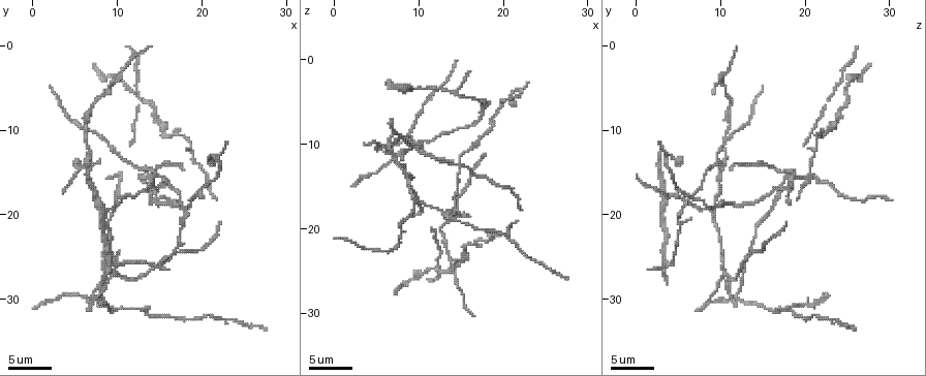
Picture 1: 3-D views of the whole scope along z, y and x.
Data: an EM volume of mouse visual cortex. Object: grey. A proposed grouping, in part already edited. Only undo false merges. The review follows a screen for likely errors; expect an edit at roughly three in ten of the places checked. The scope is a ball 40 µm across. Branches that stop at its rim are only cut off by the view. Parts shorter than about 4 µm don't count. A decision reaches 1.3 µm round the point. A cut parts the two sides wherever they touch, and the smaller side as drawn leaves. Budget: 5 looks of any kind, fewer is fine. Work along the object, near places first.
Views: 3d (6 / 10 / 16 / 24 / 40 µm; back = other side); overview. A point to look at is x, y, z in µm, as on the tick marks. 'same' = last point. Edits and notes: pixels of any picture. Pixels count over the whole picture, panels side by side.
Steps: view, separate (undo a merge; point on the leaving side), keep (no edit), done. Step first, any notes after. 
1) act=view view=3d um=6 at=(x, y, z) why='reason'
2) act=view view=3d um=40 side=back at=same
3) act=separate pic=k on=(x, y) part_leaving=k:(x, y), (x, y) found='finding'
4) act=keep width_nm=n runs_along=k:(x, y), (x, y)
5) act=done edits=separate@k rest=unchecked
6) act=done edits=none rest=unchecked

act=view view=3d um=6 at=(20.4, 15.2, 20.4) why='thick turns thin'

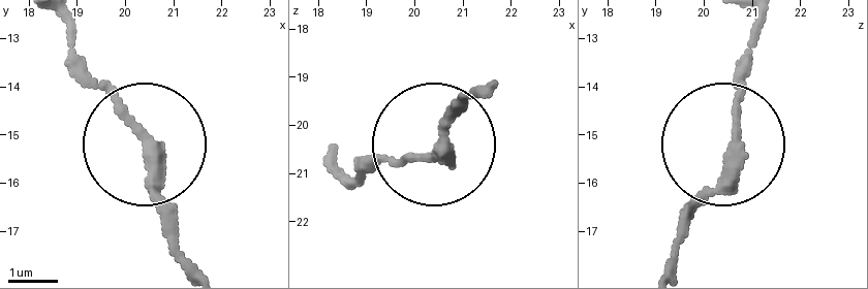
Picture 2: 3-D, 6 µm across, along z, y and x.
act=view view=3d um=6 side=back at=(20.60, 15.30, 20.60) why='other side'

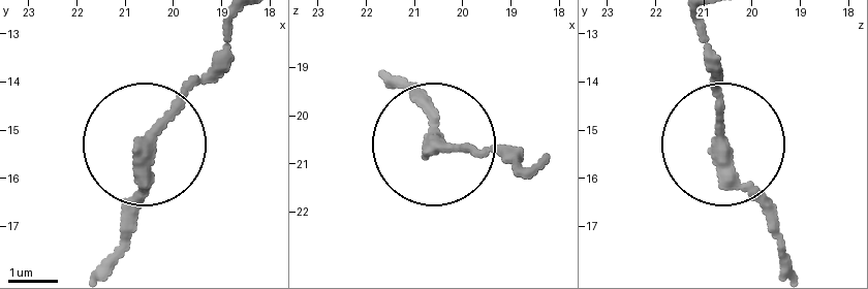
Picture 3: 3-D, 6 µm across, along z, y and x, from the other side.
act=keep width_nm=270 found='continuous, no second cell'

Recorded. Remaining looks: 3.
act=view view=3d um=16 at=(16.0, 11.0, 22.0) why='two arms at a narrow angle'

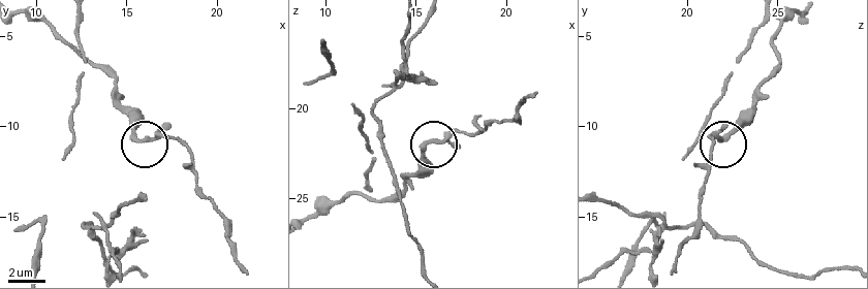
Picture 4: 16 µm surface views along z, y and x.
act=keep found='one cell here'

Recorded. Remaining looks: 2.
act=view view=3d um=6 at=(13.6, 15.4, 19.2) why='three arms meet'

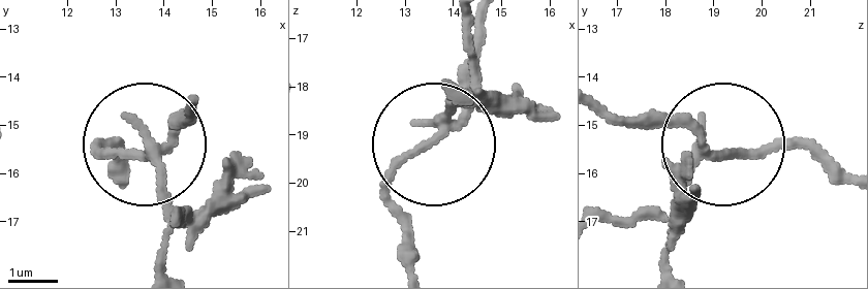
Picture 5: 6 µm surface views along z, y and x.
act=view view=3d um=6 side=back at=(13.60, 15.55, 19.00) why='other side'

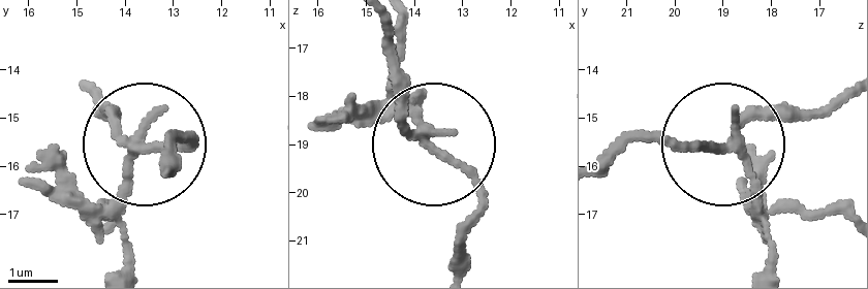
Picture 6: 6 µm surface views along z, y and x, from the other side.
act=separate pic=6 on=(112, 212) arms=3 found='two cells meet here'

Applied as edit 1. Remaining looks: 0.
act=done edits=separate@6 rest=unchecked

